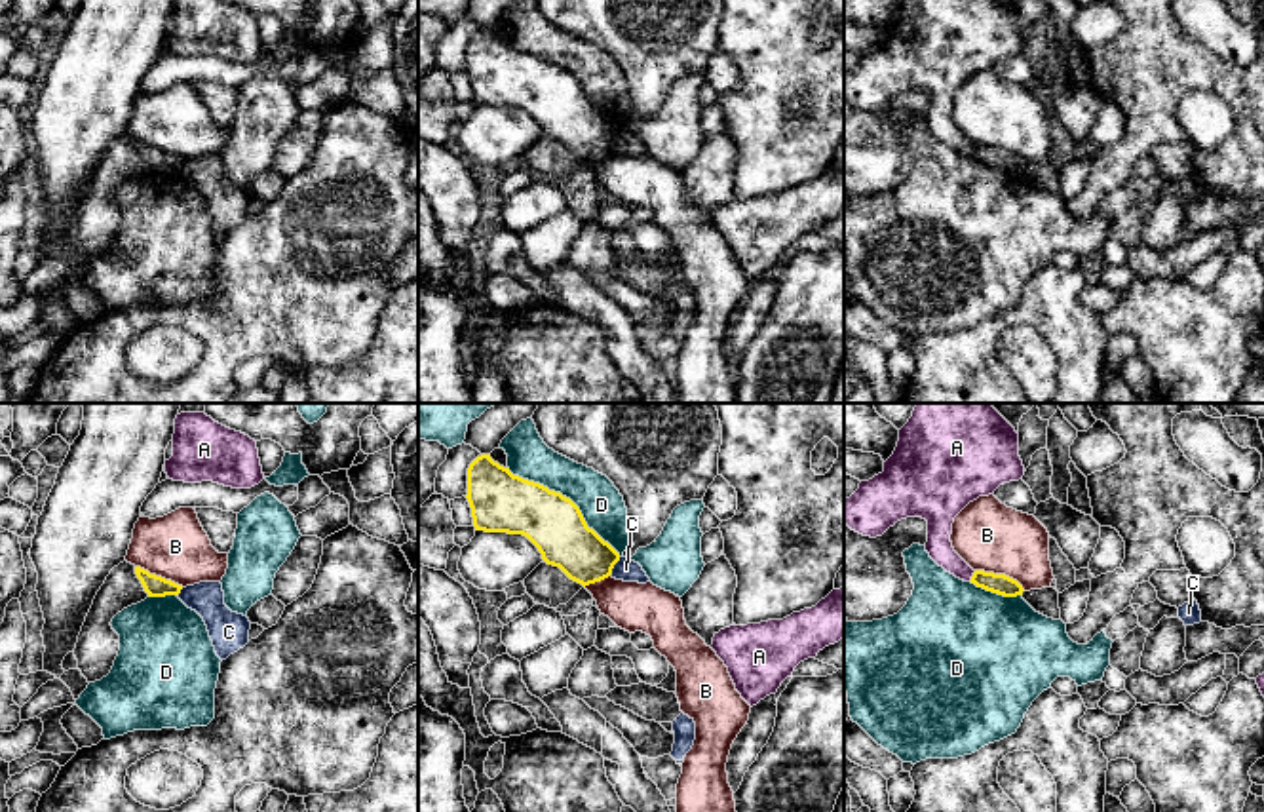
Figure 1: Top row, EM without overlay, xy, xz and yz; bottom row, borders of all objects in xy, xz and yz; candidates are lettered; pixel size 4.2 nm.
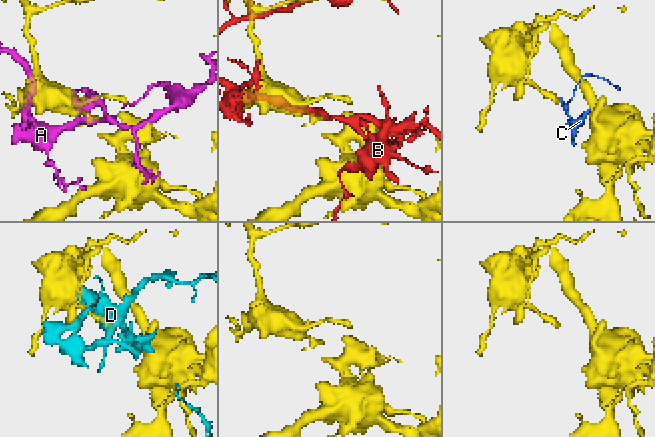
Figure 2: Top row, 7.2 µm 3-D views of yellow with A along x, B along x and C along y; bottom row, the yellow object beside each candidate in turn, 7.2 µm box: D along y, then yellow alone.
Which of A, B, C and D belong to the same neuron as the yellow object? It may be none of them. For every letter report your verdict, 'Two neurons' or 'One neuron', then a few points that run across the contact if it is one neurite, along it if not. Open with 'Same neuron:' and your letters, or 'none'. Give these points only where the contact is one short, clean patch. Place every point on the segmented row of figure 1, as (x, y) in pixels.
Same neuron: none
A: Two neurons
B: Two neurons
C: Two neurons. Line: xz (620, 558), (609, 575)
D: Two neurons

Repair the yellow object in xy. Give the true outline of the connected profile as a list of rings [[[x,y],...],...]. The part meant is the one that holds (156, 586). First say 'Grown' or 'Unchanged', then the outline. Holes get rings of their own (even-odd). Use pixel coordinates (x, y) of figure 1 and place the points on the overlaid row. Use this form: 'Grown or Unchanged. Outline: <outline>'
Unchanged. Outline: [[[135,567],[135,574],[141,580],[148,597],[165,597],[165,595],[179,595],[182,586],[165,580],[162,576],[150,574],[148,570]]]

